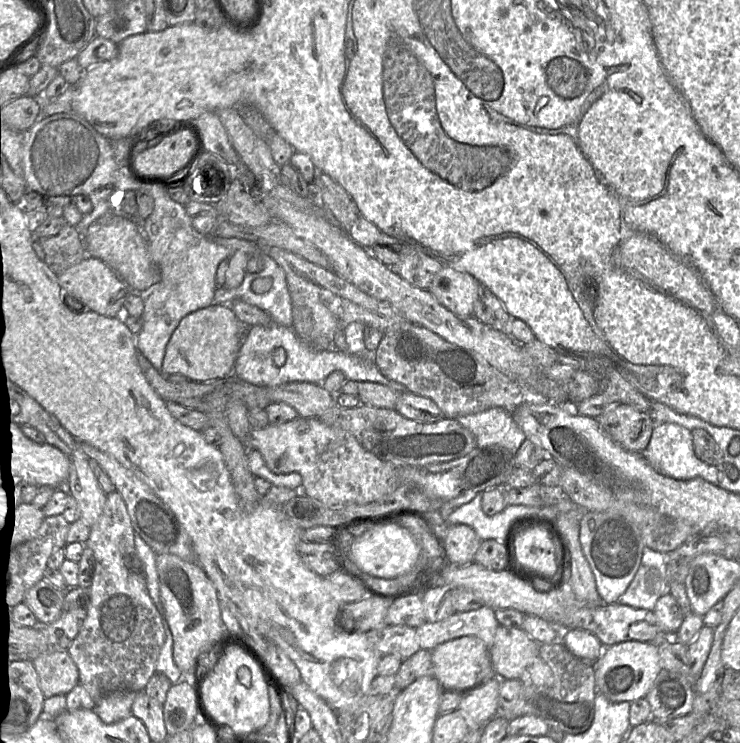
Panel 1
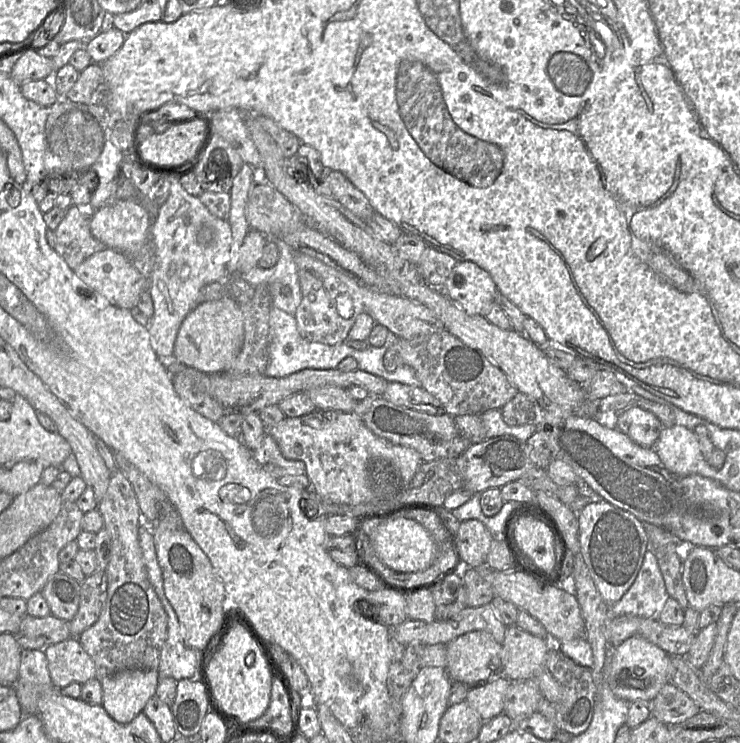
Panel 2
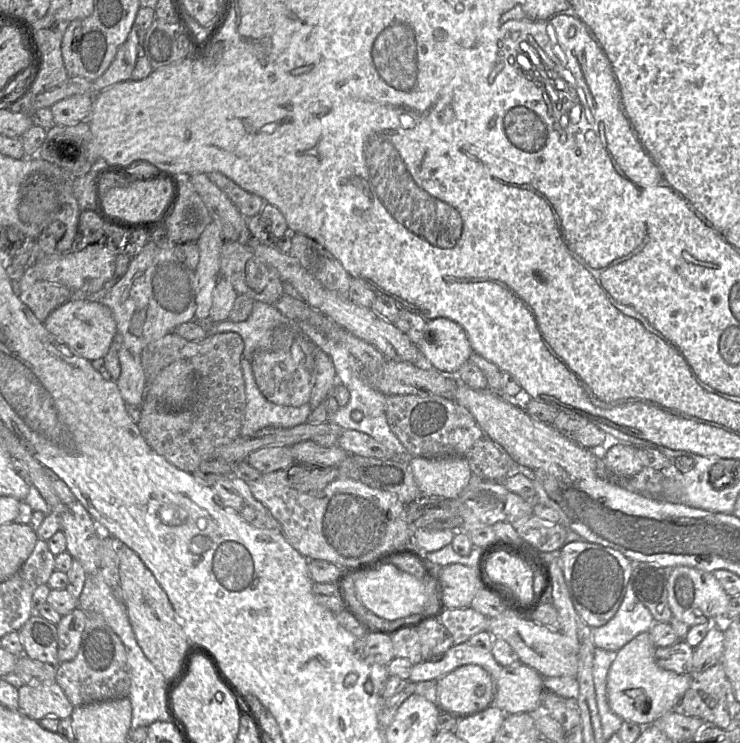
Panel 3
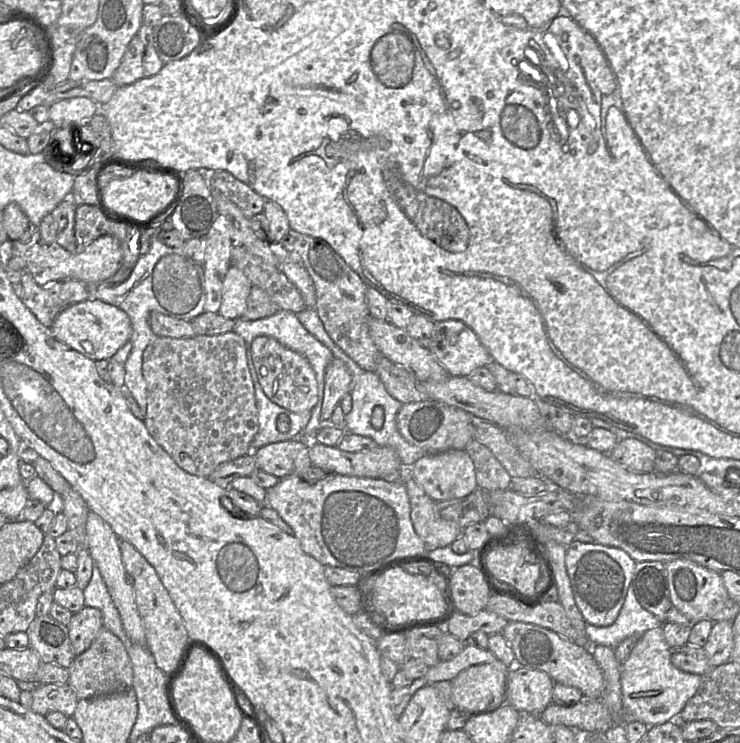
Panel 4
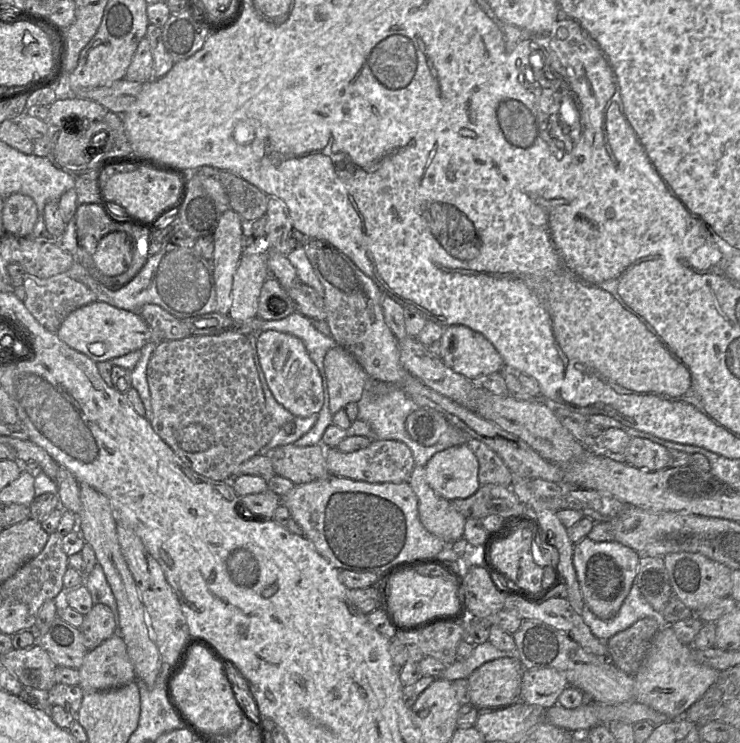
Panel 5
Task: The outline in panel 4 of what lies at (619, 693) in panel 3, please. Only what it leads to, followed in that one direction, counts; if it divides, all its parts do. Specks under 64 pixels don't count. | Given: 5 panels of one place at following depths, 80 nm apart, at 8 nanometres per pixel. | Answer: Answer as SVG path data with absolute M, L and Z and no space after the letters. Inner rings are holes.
M659 627L644 632L639 637L627 660L621 665L622 713L630 721L642 722L650 727L678 719L688 700L697 692L702 676L677 669L671 663L670 655L671 647L665 641L662 627Z

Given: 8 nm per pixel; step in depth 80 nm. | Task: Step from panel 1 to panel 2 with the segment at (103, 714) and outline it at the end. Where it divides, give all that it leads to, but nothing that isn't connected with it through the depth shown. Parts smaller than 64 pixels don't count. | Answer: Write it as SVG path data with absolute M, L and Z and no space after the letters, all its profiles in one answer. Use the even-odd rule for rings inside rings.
M124 670L102 679L101 705L120 724L130 723L155 695L158 670Z

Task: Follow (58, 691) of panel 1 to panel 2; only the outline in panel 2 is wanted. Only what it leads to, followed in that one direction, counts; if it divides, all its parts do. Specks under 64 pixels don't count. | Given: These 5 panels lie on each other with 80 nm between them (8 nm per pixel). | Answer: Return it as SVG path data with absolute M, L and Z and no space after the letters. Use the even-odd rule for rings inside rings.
M78 638L51 644L44 649L52 685L58 689L72 683L84 684L95 679L96 669Z

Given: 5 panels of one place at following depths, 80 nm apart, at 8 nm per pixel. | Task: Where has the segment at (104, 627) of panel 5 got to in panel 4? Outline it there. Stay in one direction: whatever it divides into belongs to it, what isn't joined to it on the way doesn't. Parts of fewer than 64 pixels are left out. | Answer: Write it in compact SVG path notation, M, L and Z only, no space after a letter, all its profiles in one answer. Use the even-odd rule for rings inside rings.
M84 607L74 613L68 627L68 634L76 656L85 652L103 627L102 613L97 608Z

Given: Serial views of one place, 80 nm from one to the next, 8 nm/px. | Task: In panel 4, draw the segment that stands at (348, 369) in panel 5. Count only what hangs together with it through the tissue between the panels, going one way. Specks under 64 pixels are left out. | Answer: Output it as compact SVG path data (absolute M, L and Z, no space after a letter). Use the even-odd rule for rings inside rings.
M334 358L325 370L324 397L321 406L321 421L329 425L334 409L339 406L342 398L349 394L352 376L346 365Z

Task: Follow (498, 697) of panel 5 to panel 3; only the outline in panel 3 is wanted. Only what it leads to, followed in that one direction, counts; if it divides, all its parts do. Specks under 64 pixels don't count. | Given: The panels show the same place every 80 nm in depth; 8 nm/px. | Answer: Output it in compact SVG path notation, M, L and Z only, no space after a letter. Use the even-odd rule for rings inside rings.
M476 664L462 665L436 680L438 682L438 707L441 711L456 711L459 716L466 716L488 708L495 691L492 675Z

